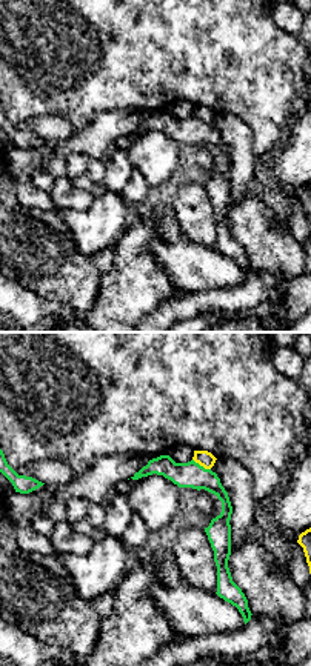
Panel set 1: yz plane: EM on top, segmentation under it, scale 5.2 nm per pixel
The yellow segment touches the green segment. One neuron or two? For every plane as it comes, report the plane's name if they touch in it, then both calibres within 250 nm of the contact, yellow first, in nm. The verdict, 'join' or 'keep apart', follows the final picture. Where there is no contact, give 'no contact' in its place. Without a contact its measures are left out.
contact in yz; calibres 90 and 140 nm

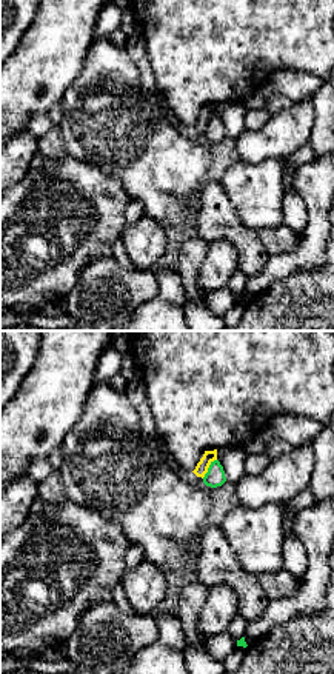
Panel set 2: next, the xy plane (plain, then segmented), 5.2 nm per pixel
contact in xy; calibres 70 and 100 nm

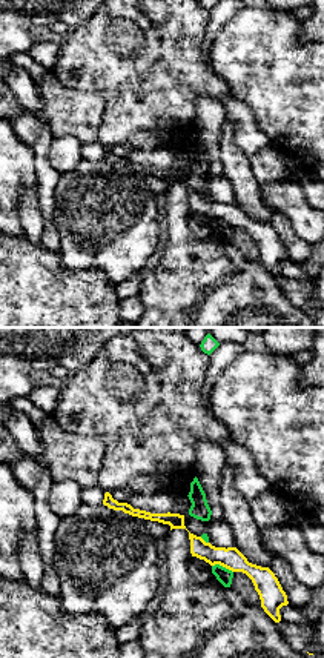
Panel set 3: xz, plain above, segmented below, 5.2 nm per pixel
contact in xz; calibres 120 and 80 nm

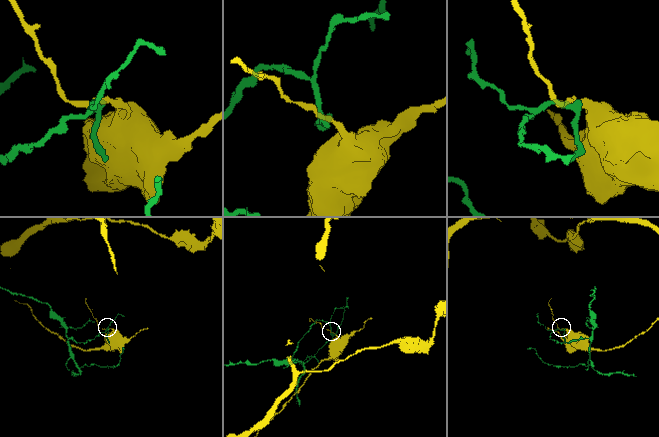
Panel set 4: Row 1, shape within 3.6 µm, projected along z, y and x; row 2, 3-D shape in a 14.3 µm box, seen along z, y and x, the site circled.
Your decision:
keep apart

